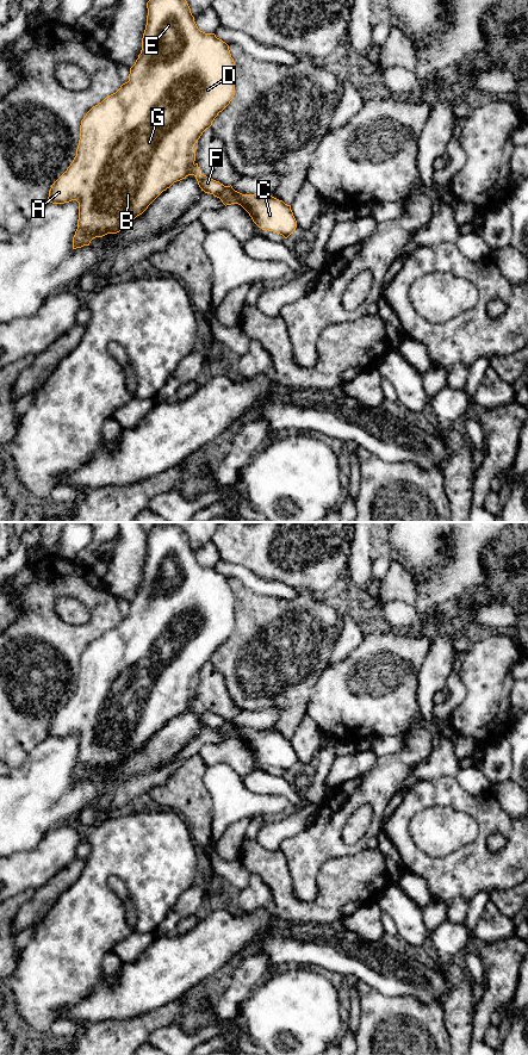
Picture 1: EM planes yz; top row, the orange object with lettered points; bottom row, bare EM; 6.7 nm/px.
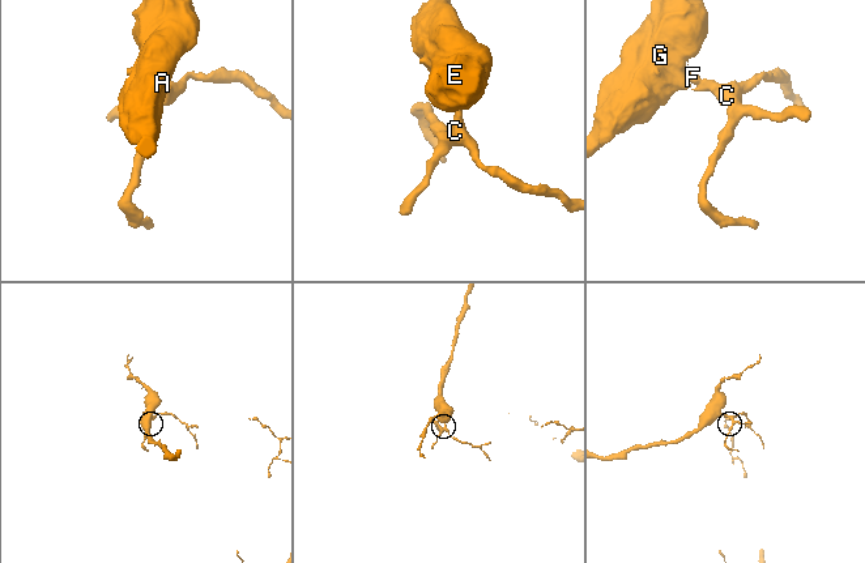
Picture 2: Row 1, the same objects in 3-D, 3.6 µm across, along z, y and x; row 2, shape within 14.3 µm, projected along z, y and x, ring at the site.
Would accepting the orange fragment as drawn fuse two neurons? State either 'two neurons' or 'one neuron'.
two neurons

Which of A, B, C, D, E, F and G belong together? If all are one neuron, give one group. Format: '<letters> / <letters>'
A B D E F G / C

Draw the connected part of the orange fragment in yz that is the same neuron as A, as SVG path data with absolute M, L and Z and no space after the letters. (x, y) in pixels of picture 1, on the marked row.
M149 0L147 8L142 50L130 68L129 81L86 113L80 125L76 156L49 191L48 203L79 203L73 249L89 246L95 237L119 232L130 221L142 215L163 191L188 175L195 176L205 193L217 194L224 188L219 181L192 172L192 151L203 132L234 99L235 62L229 45L215 33L205 33L198 29L186 0Z

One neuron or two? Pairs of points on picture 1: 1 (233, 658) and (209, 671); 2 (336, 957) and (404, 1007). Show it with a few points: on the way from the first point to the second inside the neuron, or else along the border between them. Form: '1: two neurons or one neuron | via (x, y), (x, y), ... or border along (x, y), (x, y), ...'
1: two neurons | border along (211, 663), (222, 675), (225, 689), (229, 693)
2: two neurons | border along (365, 984), (387, 995), (411, 995), (417, 1000)

